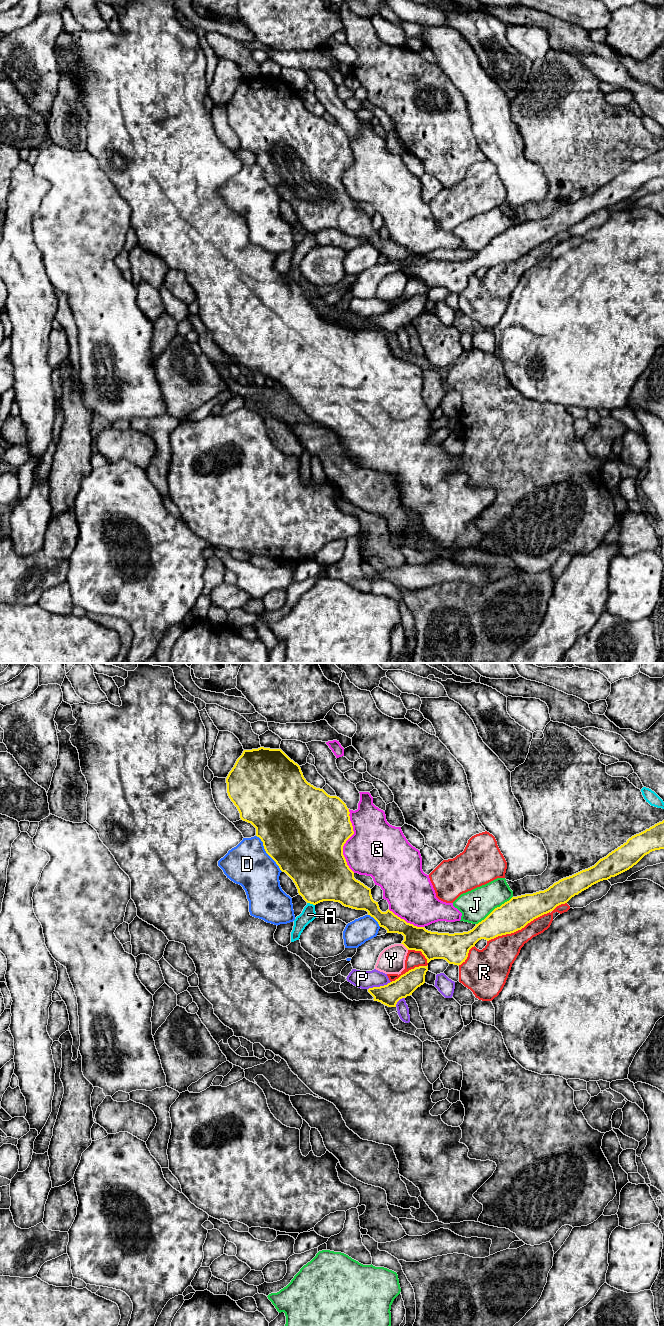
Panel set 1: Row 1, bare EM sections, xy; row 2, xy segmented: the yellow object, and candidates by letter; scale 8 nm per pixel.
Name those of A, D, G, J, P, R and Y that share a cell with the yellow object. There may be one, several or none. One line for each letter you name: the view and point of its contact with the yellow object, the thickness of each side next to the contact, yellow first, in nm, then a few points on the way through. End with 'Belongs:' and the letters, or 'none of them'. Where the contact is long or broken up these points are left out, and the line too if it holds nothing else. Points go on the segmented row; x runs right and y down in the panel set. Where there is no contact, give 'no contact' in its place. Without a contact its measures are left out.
P: xy (380, 986) | 170/140 nm
Belongs: P

